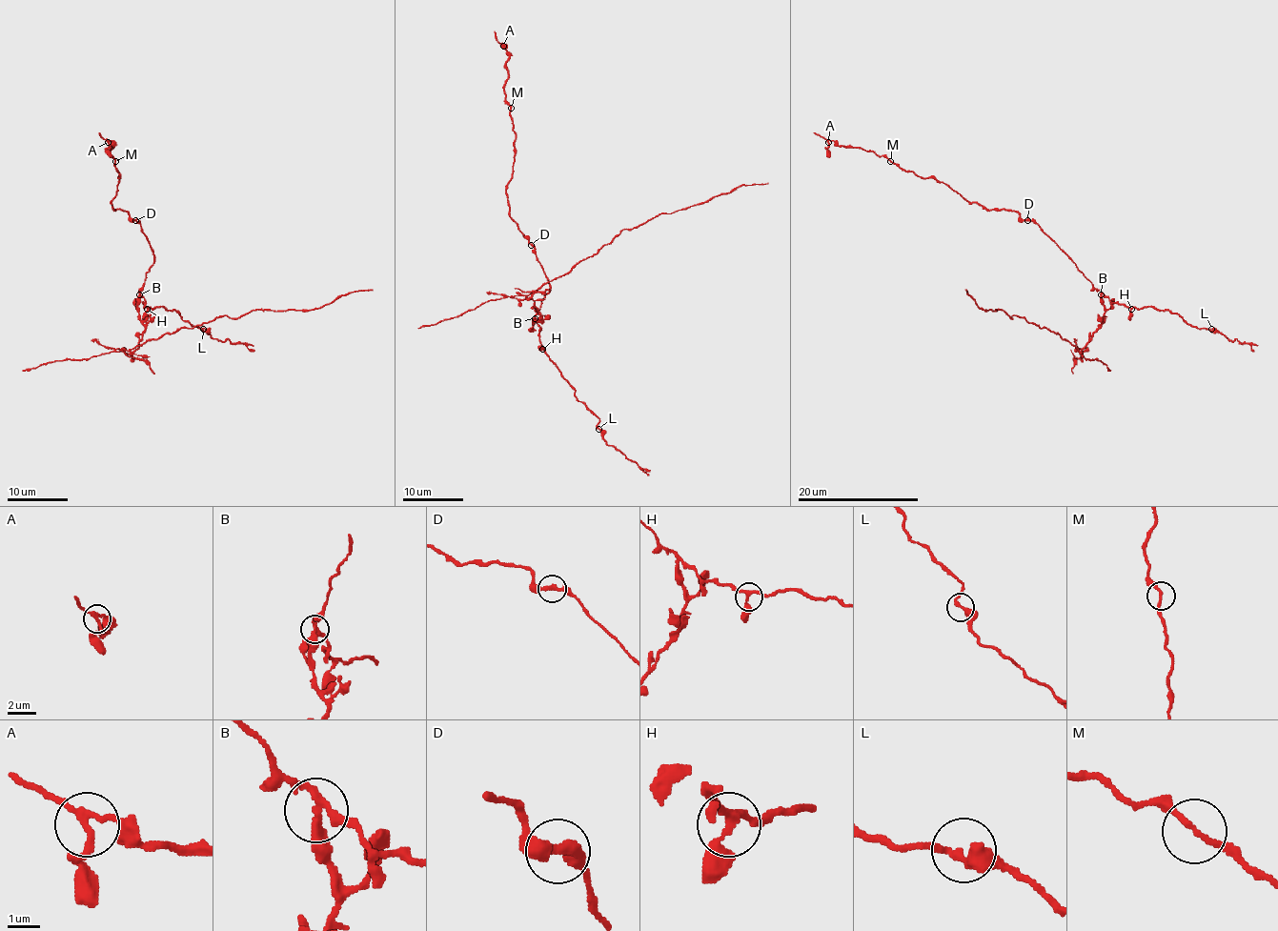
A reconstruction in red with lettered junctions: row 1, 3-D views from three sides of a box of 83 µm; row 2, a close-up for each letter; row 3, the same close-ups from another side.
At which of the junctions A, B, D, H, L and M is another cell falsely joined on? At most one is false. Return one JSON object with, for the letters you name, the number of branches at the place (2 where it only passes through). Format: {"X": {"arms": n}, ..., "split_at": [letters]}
{"B": {"arms": 3}, "split_at": ["B"]}

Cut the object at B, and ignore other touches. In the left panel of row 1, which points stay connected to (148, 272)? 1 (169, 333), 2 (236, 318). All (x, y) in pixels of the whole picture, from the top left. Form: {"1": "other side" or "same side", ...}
{"1": "other side", "2": "other side"}

